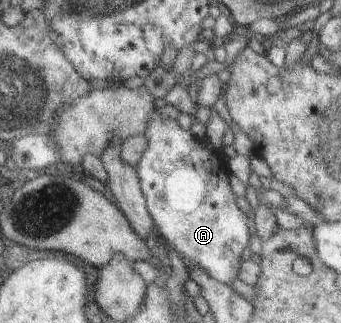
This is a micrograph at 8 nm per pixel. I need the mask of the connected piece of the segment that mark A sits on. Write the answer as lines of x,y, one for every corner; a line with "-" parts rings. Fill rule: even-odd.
158,111
147,121
144,135
147,137
147,147
134,169
146,211
154,224
154,232
162,243
171,246
181,257
185,269
199,267
207,277
228,284
237,278
240,256
249,244
250,230
247,215
237,207
236,196
229,187
229,170
223,160
224,155
209,148
205,137
198,139
189,130
181,129
175,120
161,117

